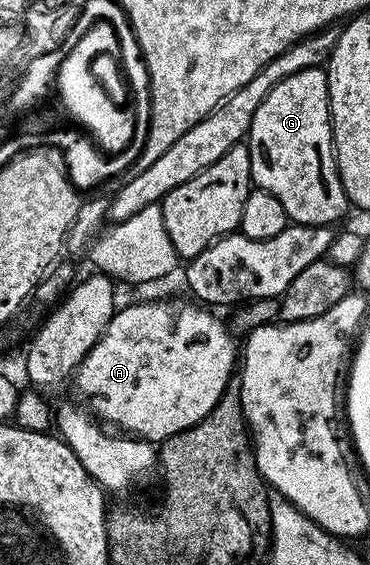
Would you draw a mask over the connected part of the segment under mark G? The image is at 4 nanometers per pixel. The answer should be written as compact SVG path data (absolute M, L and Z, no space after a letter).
M314 66L293 76L285 76L261 100L257 112L253 112L253 124L245 145L251 157L251 180L258 189L269 192L281 200L288 219L292 223L307 226L334 227L349 211L347 193L339 179L339 165L335 162L335 143L331 136L331 105L327 87L326 69Z

